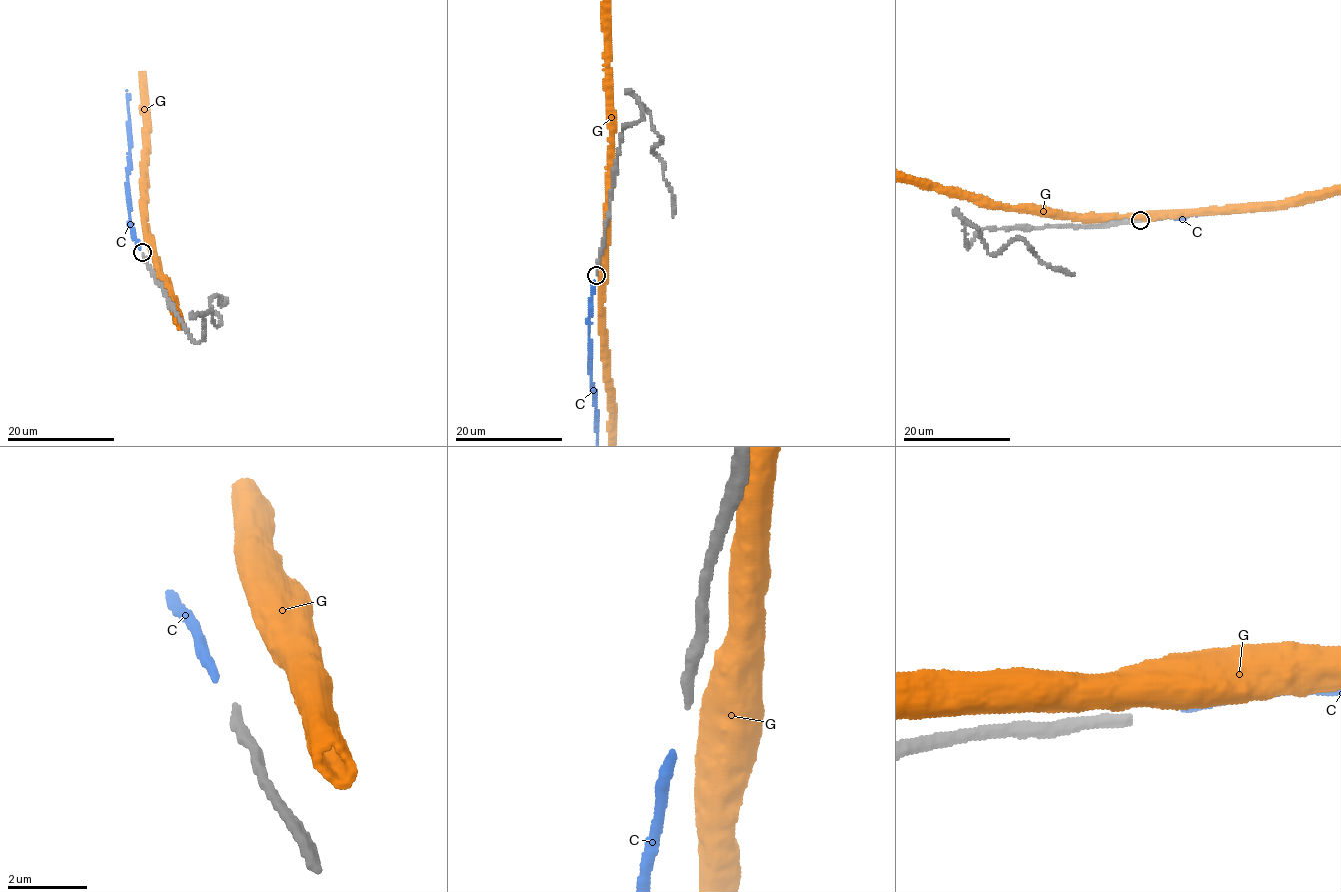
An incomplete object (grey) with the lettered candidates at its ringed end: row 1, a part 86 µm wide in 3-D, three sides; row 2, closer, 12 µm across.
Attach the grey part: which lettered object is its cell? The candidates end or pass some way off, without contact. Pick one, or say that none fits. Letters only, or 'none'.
C

